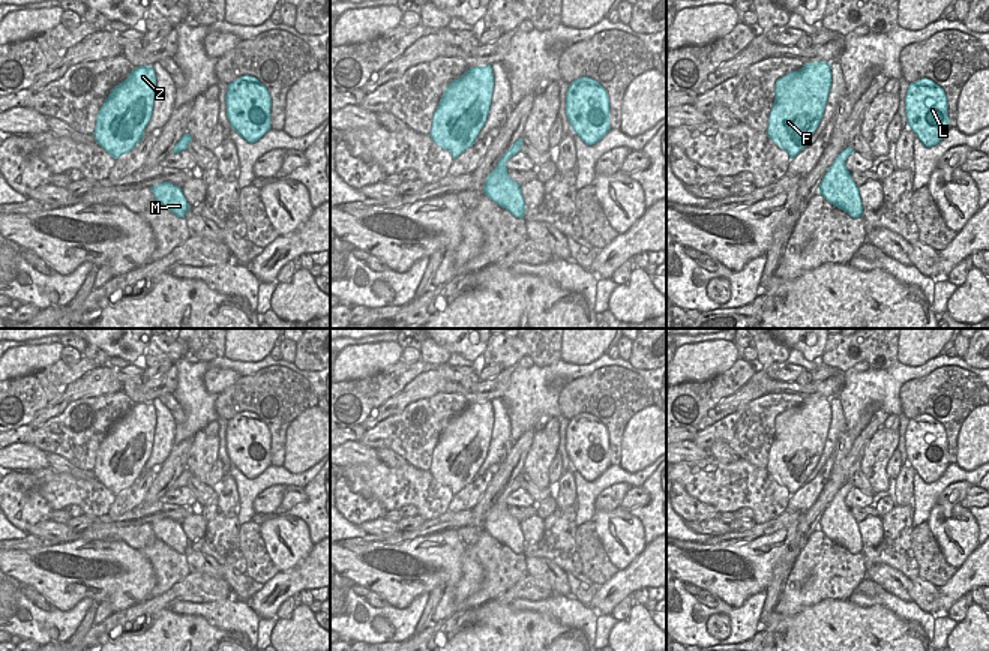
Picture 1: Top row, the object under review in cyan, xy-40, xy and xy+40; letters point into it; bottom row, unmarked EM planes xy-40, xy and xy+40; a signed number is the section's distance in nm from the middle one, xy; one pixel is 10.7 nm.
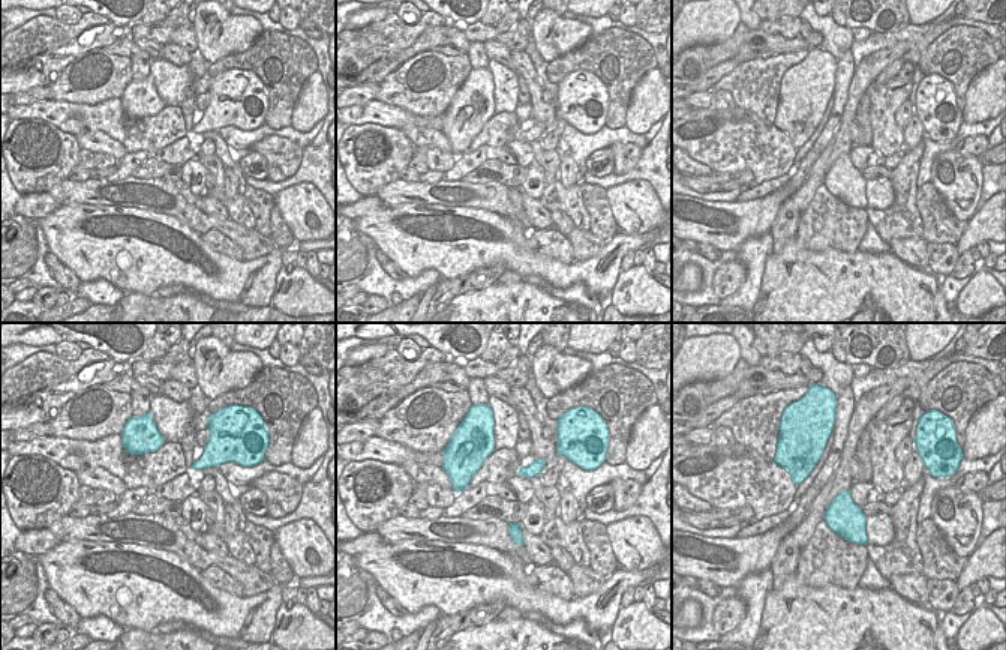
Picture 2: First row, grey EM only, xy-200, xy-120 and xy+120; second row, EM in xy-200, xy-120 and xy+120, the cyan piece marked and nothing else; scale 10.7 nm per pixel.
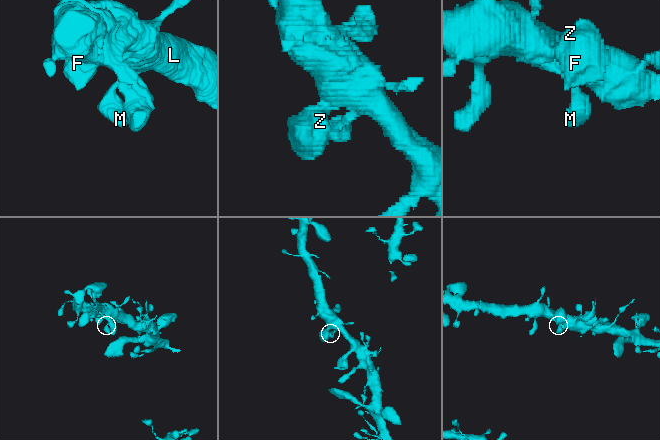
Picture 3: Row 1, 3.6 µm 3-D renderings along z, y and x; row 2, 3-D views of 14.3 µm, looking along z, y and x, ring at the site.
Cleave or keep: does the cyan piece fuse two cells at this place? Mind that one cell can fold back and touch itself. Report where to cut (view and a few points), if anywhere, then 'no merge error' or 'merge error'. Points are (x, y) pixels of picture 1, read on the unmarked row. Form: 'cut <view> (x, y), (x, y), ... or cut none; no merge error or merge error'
cut none; no merge error

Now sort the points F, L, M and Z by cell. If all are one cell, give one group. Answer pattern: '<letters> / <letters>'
F L M Z

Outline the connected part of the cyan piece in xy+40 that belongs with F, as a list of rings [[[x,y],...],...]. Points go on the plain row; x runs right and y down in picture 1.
[[[812,398],[774,420],[767,472],[795,494],[815,470],[831,423],[830,399]]]

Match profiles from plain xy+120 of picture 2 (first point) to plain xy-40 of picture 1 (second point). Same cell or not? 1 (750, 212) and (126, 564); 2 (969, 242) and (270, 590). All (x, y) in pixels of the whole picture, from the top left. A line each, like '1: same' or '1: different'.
1: same
2: same

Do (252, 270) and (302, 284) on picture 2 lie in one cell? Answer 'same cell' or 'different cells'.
different cells

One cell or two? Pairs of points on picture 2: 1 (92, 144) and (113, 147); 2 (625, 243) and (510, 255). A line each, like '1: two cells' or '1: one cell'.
1: one cell
2: one cell

